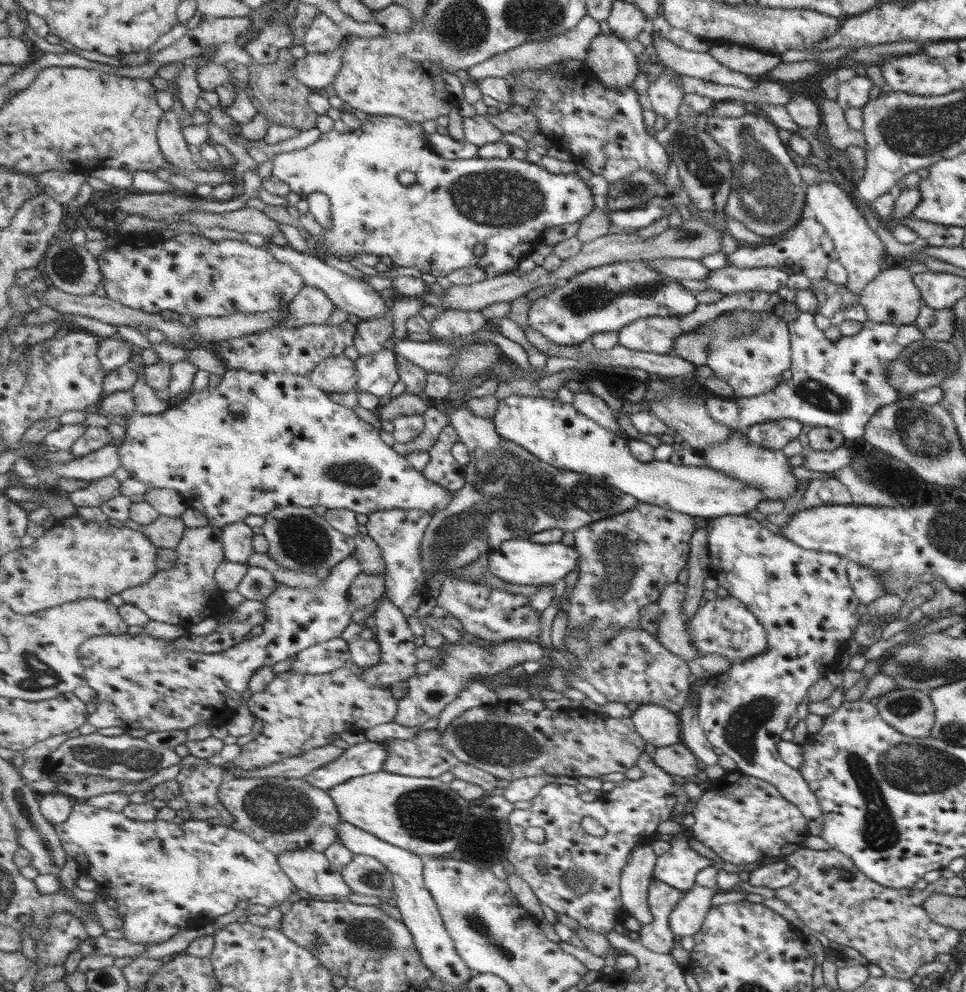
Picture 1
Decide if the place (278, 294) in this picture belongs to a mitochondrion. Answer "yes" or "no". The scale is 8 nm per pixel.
yes

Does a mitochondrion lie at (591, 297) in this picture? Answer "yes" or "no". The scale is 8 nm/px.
yes

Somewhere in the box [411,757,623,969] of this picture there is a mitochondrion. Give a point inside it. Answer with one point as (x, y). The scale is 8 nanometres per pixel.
(581, 881)

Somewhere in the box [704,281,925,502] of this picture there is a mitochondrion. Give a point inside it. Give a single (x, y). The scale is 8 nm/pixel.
(816, 392)

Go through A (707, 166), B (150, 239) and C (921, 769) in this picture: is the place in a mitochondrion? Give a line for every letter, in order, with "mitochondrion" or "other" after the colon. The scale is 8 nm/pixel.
A: mitochondrion
B: other
C: mitochondrion

